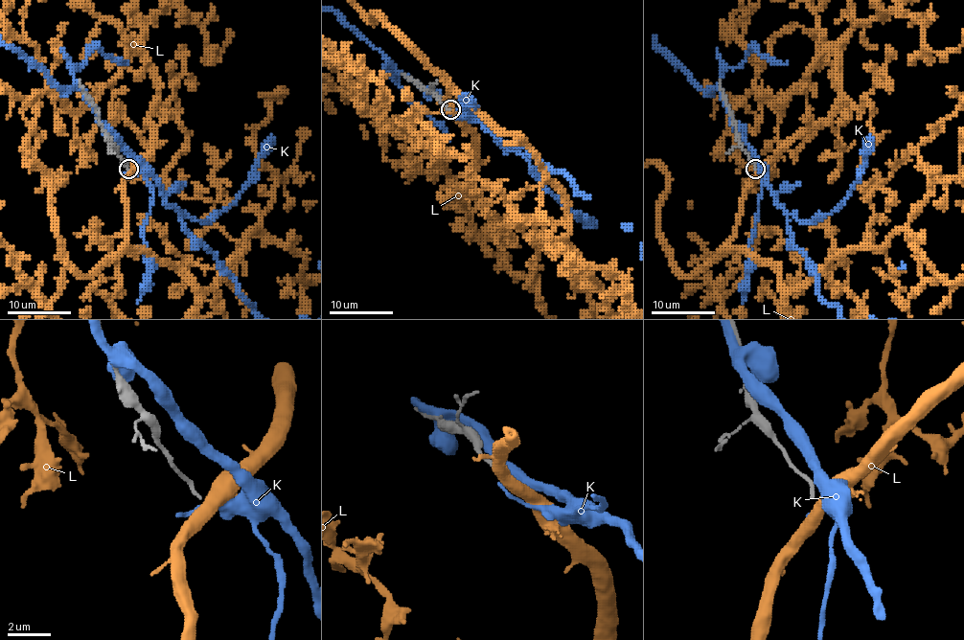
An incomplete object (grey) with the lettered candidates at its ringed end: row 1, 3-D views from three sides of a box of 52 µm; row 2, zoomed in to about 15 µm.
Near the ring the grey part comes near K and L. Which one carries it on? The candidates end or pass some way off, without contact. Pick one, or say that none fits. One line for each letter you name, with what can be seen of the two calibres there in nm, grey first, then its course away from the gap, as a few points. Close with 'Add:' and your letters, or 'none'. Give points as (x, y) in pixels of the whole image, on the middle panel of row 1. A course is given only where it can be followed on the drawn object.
Add: none

